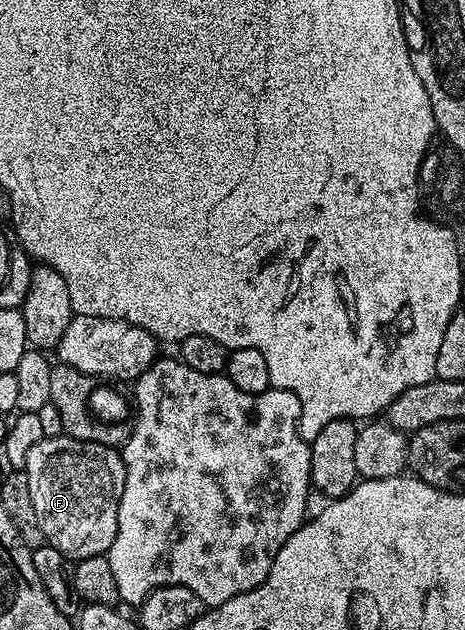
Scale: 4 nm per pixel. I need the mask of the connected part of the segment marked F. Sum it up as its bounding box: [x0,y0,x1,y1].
[24,435,126,563]

